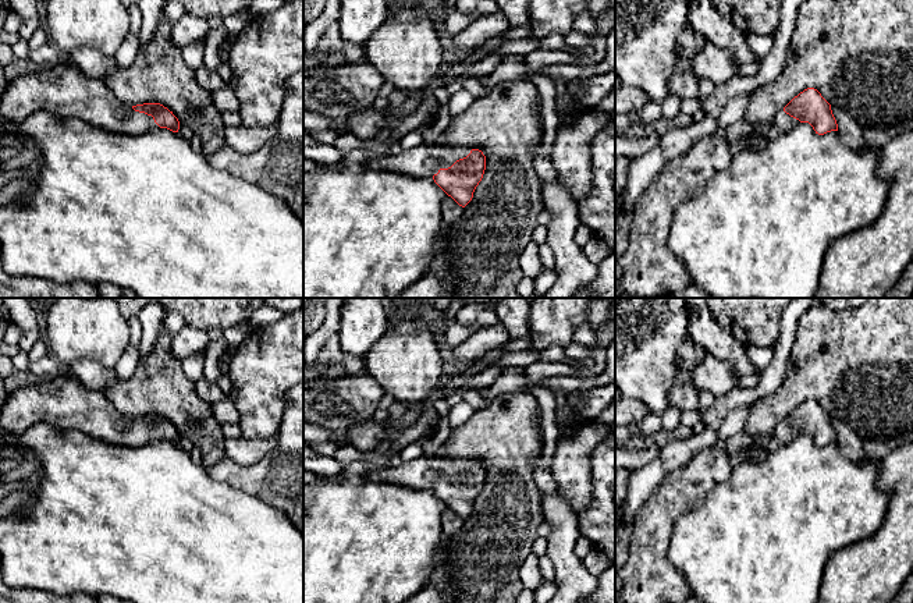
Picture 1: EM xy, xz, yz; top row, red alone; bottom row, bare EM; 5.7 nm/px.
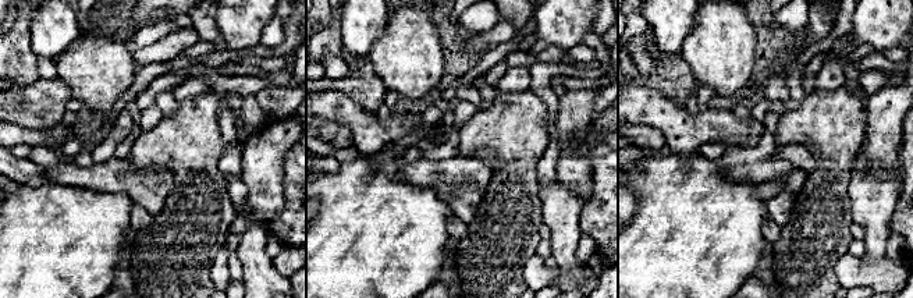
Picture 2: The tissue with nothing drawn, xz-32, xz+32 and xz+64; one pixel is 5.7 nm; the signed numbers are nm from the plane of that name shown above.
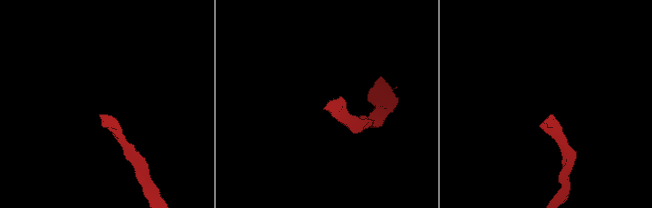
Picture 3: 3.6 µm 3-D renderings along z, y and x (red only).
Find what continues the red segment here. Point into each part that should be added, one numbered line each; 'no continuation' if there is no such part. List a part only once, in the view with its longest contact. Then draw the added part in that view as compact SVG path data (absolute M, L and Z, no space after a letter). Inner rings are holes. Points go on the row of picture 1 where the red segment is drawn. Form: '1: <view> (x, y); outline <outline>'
1: xz (425, 160); outline M419 145L408 150L395 149L390 155L373 153L366 160L366 166L412 178L433 178L440 169L451 167L456 160L466 157L470 150L469 148Z

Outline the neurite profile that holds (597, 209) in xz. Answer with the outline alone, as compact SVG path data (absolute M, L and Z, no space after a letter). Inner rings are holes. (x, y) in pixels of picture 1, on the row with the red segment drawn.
M615 86L600 100L590 104L592 109L607 116L607 124L594 136L590 146L593 163L593 180L590 192L578 203L580 223L589 226L594 237L607 241L615 248Z

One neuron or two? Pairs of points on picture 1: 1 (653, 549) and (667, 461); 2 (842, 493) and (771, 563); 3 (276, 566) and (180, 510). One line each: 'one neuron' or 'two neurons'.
1: two neurons
2: one neuron
3: one neuron

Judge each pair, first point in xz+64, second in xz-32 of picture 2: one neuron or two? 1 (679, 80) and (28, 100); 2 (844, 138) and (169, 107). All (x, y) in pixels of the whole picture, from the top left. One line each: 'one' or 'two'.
1: one
2: two

